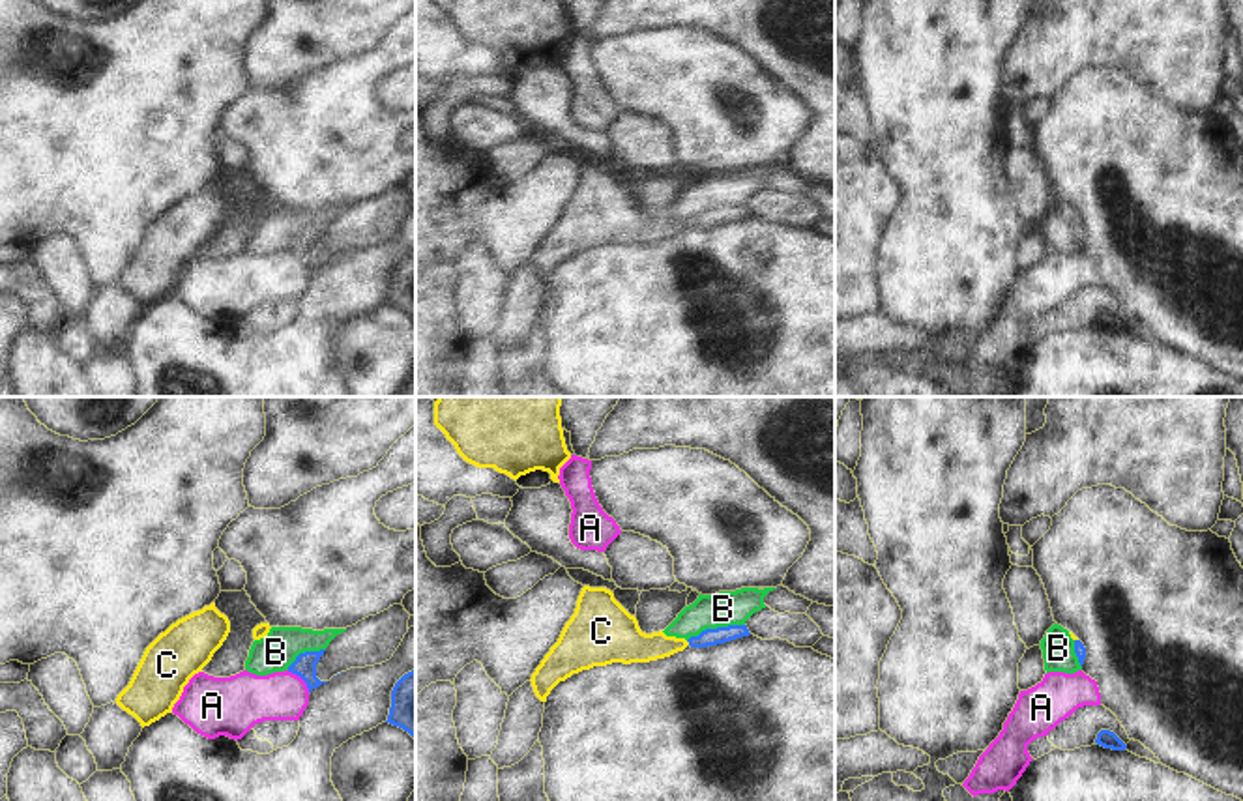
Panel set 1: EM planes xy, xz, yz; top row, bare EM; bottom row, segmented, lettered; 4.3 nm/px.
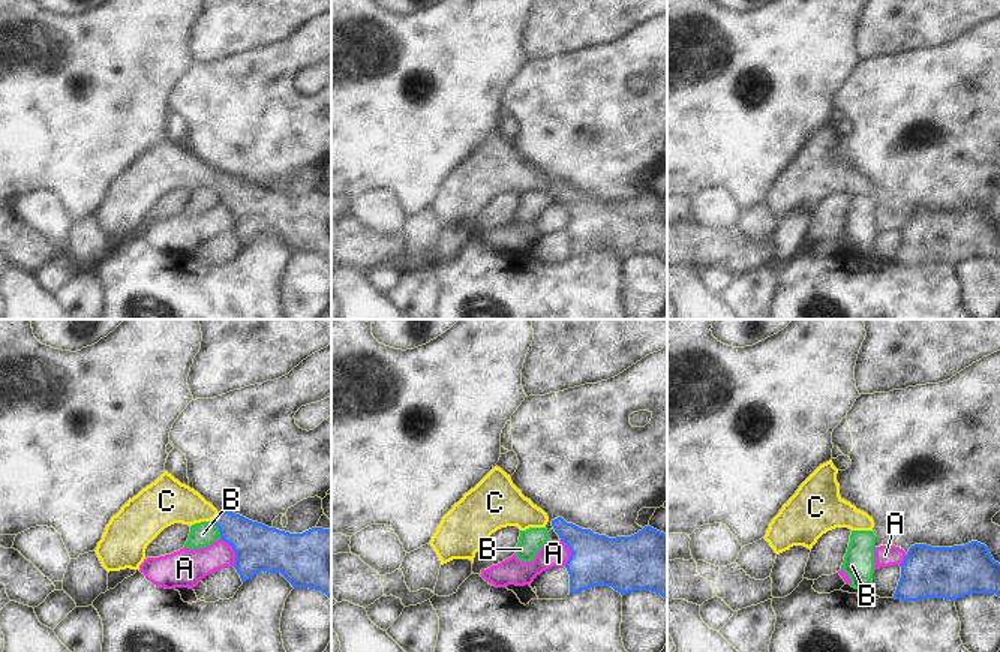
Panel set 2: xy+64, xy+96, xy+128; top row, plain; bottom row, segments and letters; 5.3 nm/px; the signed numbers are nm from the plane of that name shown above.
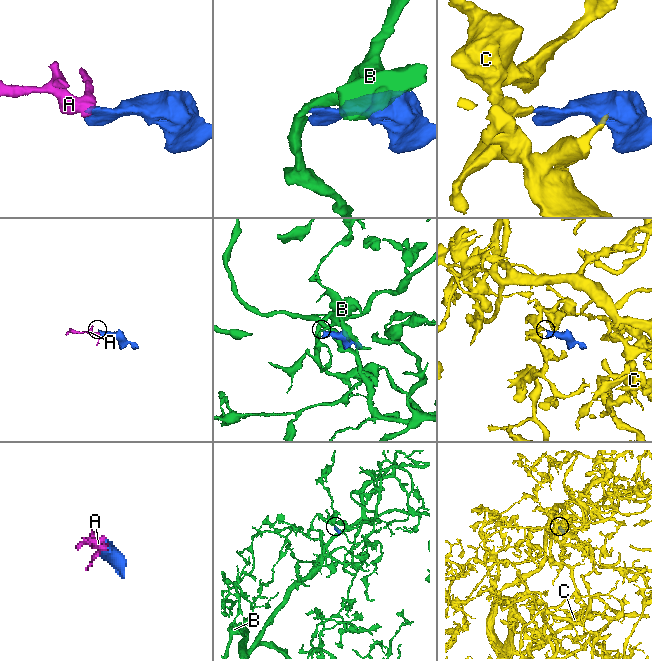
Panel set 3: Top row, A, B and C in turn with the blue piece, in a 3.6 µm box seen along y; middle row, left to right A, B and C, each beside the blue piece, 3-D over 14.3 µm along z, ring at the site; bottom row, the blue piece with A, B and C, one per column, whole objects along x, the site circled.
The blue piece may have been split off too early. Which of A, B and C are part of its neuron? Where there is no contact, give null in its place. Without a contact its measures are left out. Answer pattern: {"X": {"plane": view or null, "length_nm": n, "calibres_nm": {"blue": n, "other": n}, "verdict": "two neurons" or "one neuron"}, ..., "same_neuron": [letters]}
{"A": {"plane": "xy", "length_nm": 140, "calibres_nm": {"blue": 100, "other": 220}, "verdict": "two neurons"}, "B": {"plane": "xz", "length_nm": 260, "calibres_nm": {"blue": 80, "other": 150}, "verdict": "two neurons"}, "C": {"plane": "xz", "length_nm": 30, "calibres_nm": {"blue": 80, "other": 160}, "verdict": "one neuron"}, "same_neuron": ["C"]}

